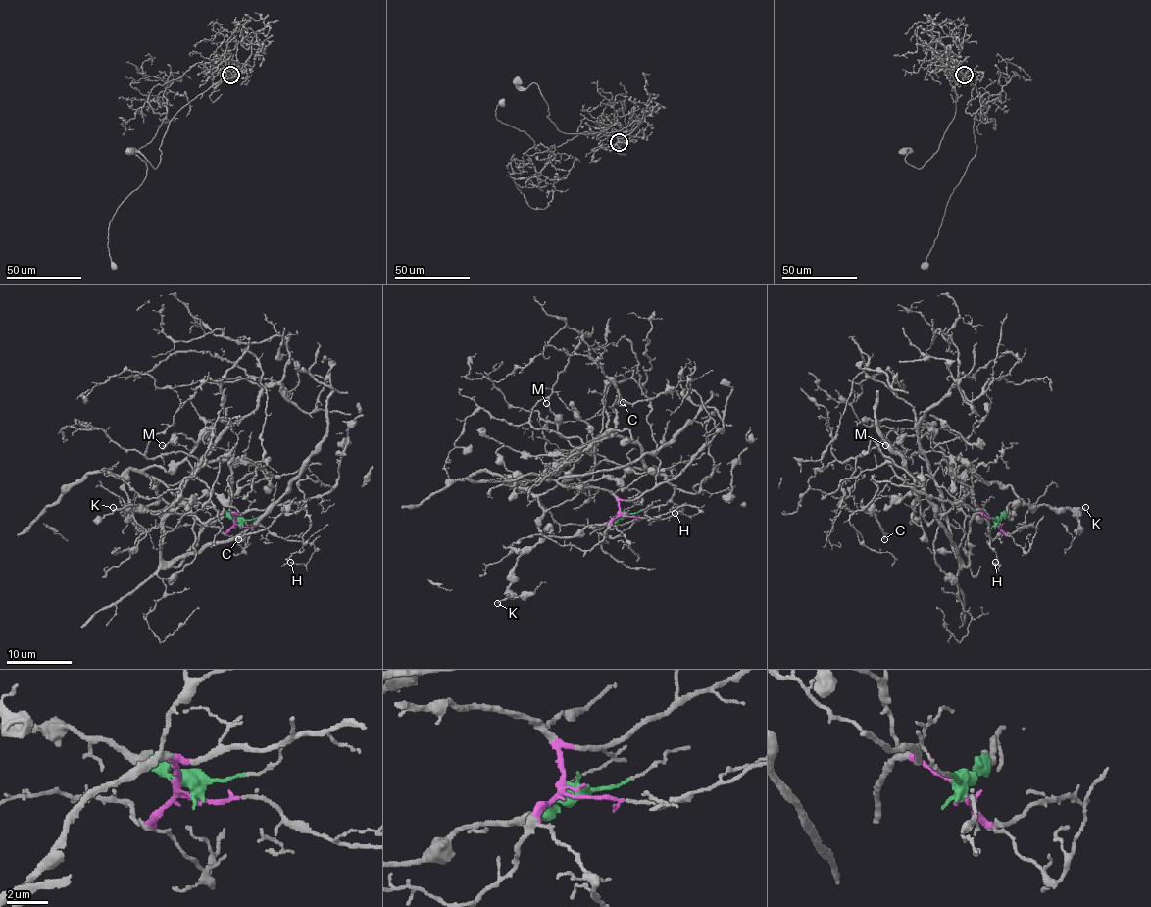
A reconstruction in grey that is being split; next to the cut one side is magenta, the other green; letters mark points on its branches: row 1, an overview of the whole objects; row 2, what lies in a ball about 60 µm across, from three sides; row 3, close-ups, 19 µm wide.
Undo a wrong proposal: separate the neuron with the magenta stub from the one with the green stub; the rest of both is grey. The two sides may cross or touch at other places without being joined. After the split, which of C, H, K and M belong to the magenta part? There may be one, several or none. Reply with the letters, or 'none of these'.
C, H

